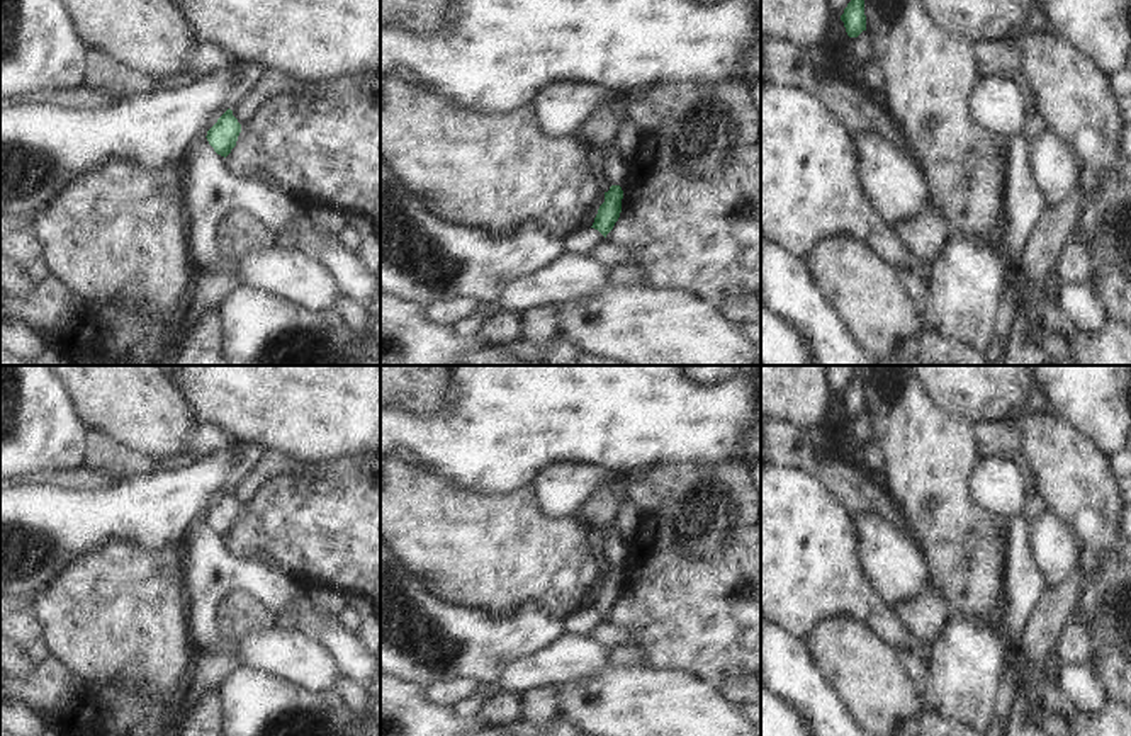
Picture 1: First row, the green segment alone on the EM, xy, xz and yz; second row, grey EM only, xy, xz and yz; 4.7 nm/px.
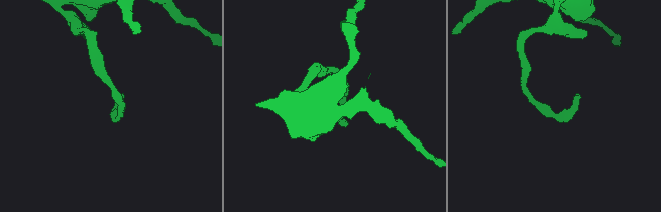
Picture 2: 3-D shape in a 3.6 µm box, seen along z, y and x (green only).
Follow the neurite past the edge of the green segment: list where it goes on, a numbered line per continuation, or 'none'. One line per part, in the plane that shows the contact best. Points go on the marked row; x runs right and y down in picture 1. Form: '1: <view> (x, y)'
none

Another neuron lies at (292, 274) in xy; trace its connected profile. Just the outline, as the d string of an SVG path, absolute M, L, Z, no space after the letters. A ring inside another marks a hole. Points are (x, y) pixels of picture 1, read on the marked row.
M202 136L190 148L187 168L187 209L192 226L194 265L197 272L222 272L239 277L275 296L284 296L307 309L329 313L343 294L335 272L299 250L256 246L241 260L226 255L221 243L224 223L222 195L241 190L251 180L239 177Z

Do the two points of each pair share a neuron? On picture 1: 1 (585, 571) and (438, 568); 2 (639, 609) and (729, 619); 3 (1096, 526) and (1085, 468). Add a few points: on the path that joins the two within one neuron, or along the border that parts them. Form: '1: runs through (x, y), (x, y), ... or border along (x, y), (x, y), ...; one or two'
1: runs through (549, 561), (474, 561); one
2: runs through (661, 609), (707, 609); one
3: runs through (1094, 512), (1085, 495), (1085, 481); one

